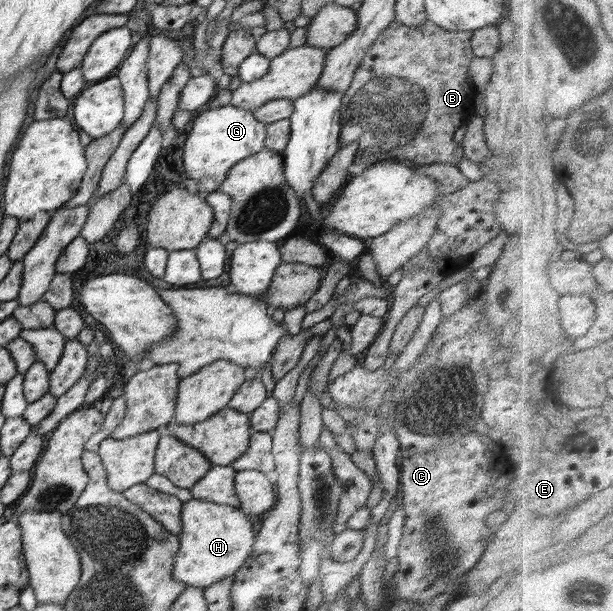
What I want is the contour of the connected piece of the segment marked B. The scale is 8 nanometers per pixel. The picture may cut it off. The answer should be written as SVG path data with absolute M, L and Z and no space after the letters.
M393 20L385 31L379 34L371 49L366 53L366 56L361 60L360 66L355 72L351 85L344 91L344 99L341 107L342 115L342 130L339 135L339 143L347 145L356 143L358 154L355 155L355 167L371 167L371 164L381 163L385 161L397 161L410 163L412 165L429 165L434 163L457 165L458 161L464 157L462 145L455 143L454 134L466 121L471 119L475 113L474 99L477 91L470 83L468 69L471 60L474 58L472 52L471 39L472 32L468 31L447 31L442 27L435 25L432 21L425 20L417 27L409 27Z

